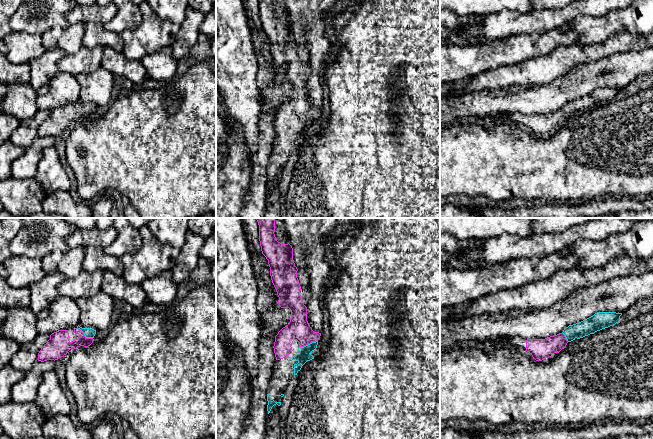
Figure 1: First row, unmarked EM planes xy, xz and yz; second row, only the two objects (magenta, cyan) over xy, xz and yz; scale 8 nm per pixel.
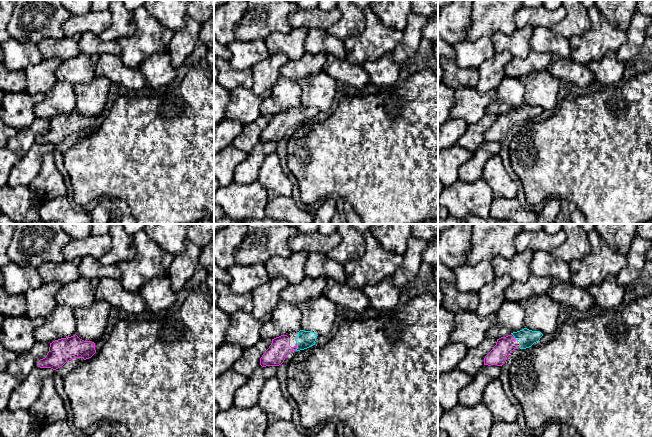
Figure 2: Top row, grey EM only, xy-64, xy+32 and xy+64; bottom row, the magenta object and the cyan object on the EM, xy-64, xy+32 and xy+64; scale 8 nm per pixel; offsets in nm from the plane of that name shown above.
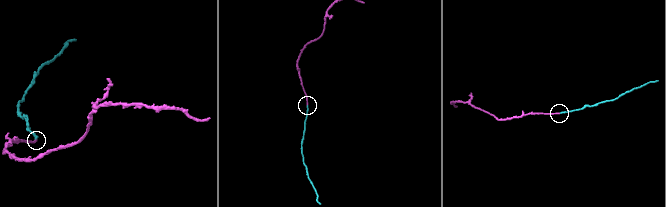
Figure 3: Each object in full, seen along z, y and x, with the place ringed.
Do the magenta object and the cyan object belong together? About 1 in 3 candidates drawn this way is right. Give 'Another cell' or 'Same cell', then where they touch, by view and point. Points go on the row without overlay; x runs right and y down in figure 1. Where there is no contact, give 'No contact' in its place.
Same cell. Touches magenta at xz (308, 119)

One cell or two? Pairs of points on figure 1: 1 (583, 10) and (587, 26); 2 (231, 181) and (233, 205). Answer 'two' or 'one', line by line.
1: two
2: one

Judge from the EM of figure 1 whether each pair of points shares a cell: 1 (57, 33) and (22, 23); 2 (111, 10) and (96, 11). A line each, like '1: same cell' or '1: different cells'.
1: different cells
2: same cell

